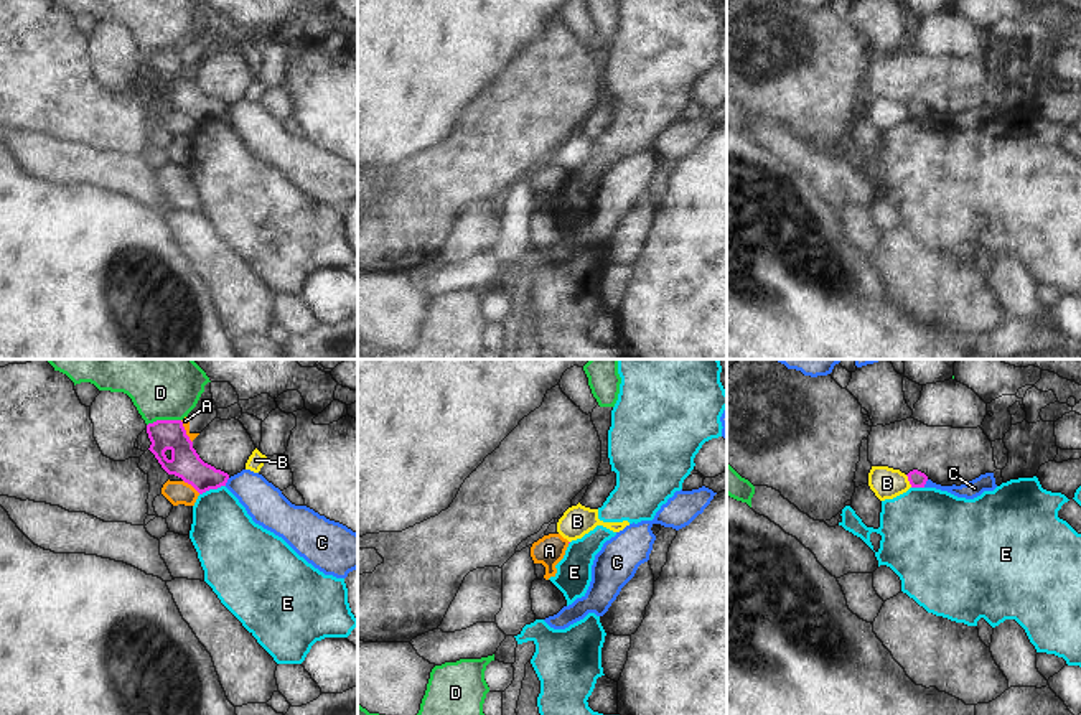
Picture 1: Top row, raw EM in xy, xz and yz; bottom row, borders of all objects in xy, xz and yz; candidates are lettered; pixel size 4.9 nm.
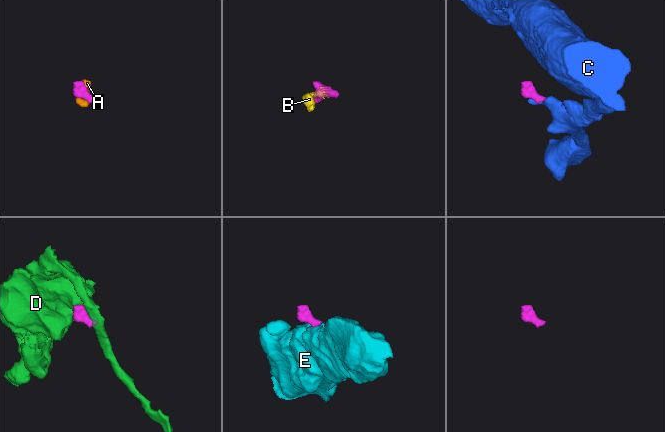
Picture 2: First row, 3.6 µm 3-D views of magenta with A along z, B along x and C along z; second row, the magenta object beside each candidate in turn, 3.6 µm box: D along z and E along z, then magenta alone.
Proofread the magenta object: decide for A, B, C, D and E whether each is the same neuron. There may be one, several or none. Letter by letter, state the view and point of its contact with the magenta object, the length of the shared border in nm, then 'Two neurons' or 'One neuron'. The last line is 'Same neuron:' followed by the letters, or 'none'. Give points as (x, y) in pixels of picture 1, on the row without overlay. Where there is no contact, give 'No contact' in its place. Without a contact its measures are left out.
A: Touches magenta at xy (191, 116). Shared border 110 nm. Two neurons
B: Touches magenta at yz (908, 111). Shared border 70 nm. Two neurons
C: Touches magenta at xy (226, 112). Shared border 50 nm. Two neurons
D: Touches magenta at xy (163, 51). Shared border 170 nm. Two neurons
E: Touches magenta at xy (211, 119). Shared border 140 nm. Two neurons
Same neuron: none

